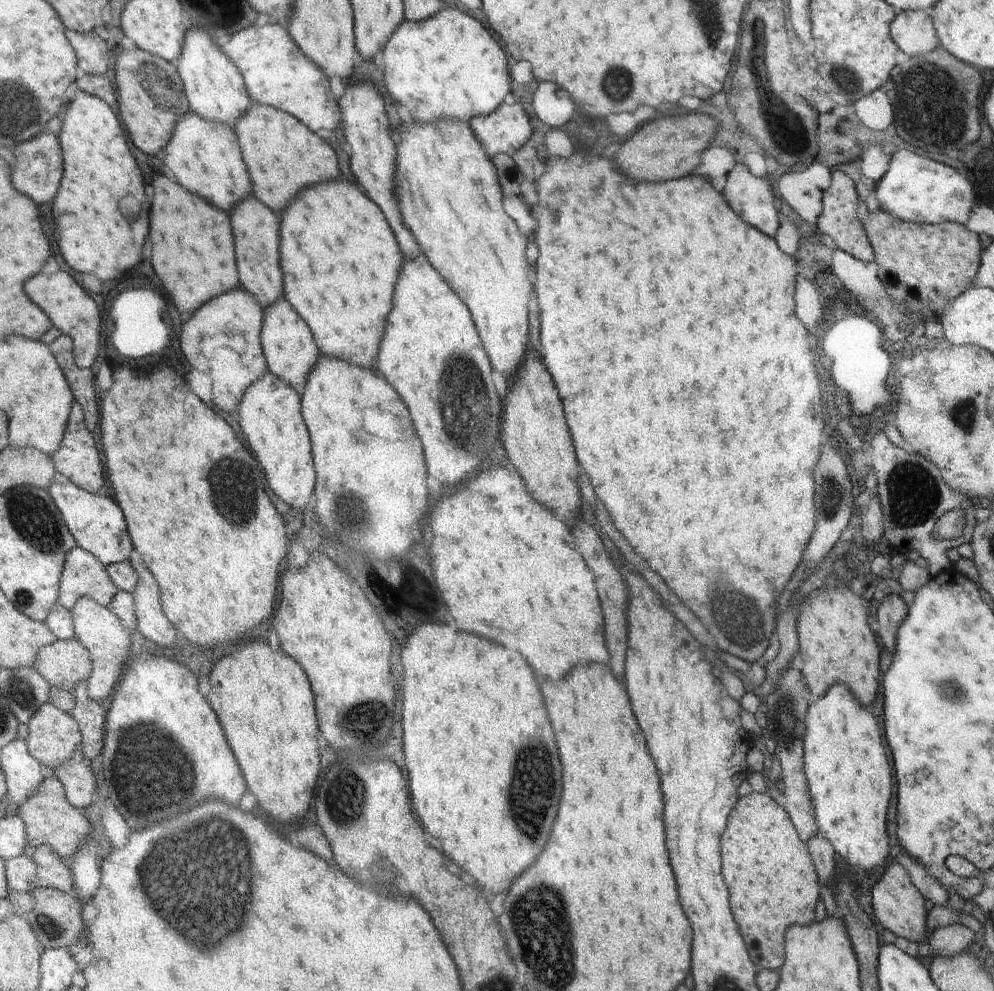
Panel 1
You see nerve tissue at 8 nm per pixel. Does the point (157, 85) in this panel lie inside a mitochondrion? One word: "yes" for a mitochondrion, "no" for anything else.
yes

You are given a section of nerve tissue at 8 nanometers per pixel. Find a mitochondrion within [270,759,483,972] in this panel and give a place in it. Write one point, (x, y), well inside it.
(343, 798)

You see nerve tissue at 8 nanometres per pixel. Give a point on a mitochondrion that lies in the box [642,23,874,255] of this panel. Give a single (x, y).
(844, 78)

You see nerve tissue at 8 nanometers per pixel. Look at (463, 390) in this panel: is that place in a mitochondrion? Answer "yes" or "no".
yes

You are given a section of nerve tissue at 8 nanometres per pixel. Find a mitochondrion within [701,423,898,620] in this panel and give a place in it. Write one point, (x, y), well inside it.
(837, 486)

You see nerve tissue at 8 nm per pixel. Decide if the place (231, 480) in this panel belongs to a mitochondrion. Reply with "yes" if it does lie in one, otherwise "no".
yes

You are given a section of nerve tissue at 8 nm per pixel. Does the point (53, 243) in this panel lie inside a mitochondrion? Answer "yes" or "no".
no

